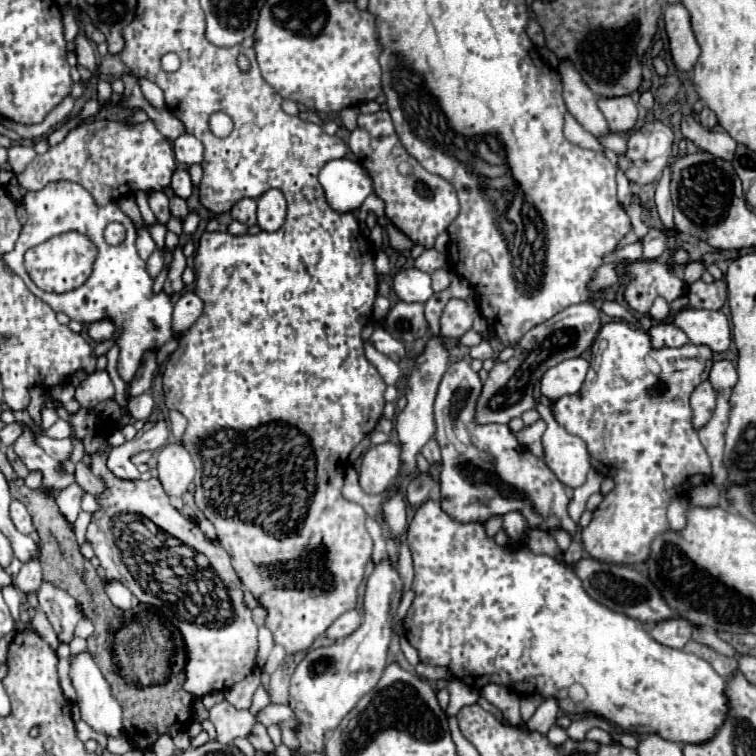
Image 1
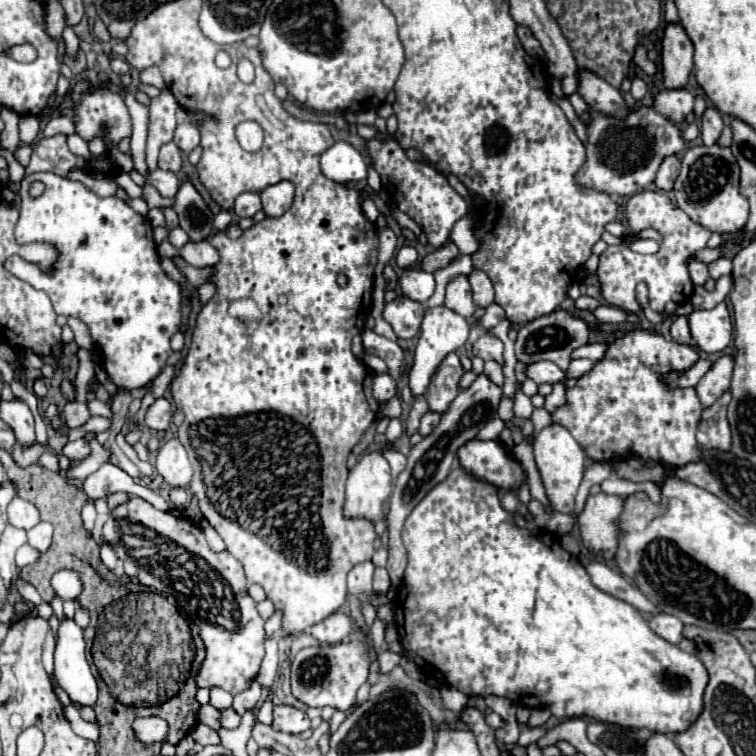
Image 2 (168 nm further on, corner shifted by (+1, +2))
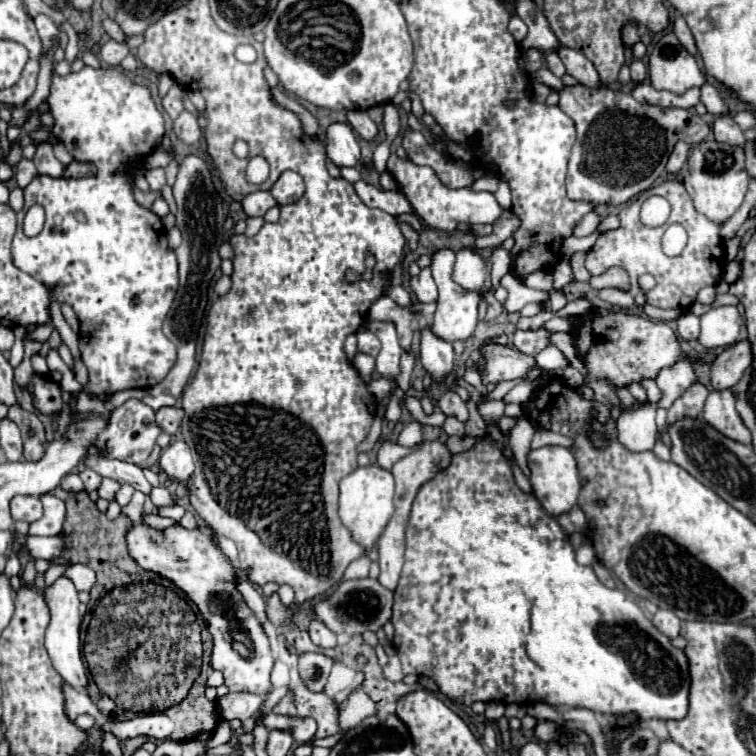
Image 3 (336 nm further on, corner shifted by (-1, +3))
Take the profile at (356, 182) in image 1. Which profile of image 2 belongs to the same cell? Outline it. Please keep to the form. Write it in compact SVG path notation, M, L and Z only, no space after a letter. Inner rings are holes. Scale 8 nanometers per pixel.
M338 141L322 153L320 169L330 181L336 181L340 185L354 183L354 181L364 181L368 177L366 161L346 141Z

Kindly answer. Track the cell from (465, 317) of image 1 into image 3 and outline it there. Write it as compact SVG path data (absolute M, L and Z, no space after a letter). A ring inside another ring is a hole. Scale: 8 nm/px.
M460 248L456 252L456 264L452 278L462 288L482 288L488 276L486 258L476 248Z

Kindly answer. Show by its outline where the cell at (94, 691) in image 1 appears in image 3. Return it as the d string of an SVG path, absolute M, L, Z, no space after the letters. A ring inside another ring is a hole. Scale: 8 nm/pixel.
M60 576L52 586L44 588L44 600L50 608L50 624L46 628L46 650L48 656L58 670L58 674L74 688L84 688L88 684L88 674L86 666L82 660L82 646L80 646L80 600L78 600L78 590L74 588L72 580L66 576Z

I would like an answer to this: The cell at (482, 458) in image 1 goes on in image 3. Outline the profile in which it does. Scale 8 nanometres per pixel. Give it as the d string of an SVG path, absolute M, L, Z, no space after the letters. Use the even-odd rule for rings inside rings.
M430 326L420 334L420 360L422 366L432 374L436 382L442 382L454 370L454 350L452 344L436 336Z

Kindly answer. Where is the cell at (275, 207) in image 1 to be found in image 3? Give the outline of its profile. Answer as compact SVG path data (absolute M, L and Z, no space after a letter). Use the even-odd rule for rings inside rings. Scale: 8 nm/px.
M286 170L278 180L276 184L272 186L272 196L276 198L276 202L280 206L284 204L292 204L296 202L302 194L304 194L304 180L298 172L292 172L292 170Z

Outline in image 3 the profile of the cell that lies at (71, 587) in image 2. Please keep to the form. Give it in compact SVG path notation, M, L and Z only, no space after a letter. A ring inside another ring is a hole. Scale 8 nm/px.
M72 564L66 572L64 572L64 576L68 576L74 584L76 584L76 588L78 590L90 590L92 588L92 584L94 584L94 570L90 570L88 566L84 566L84 564Z

